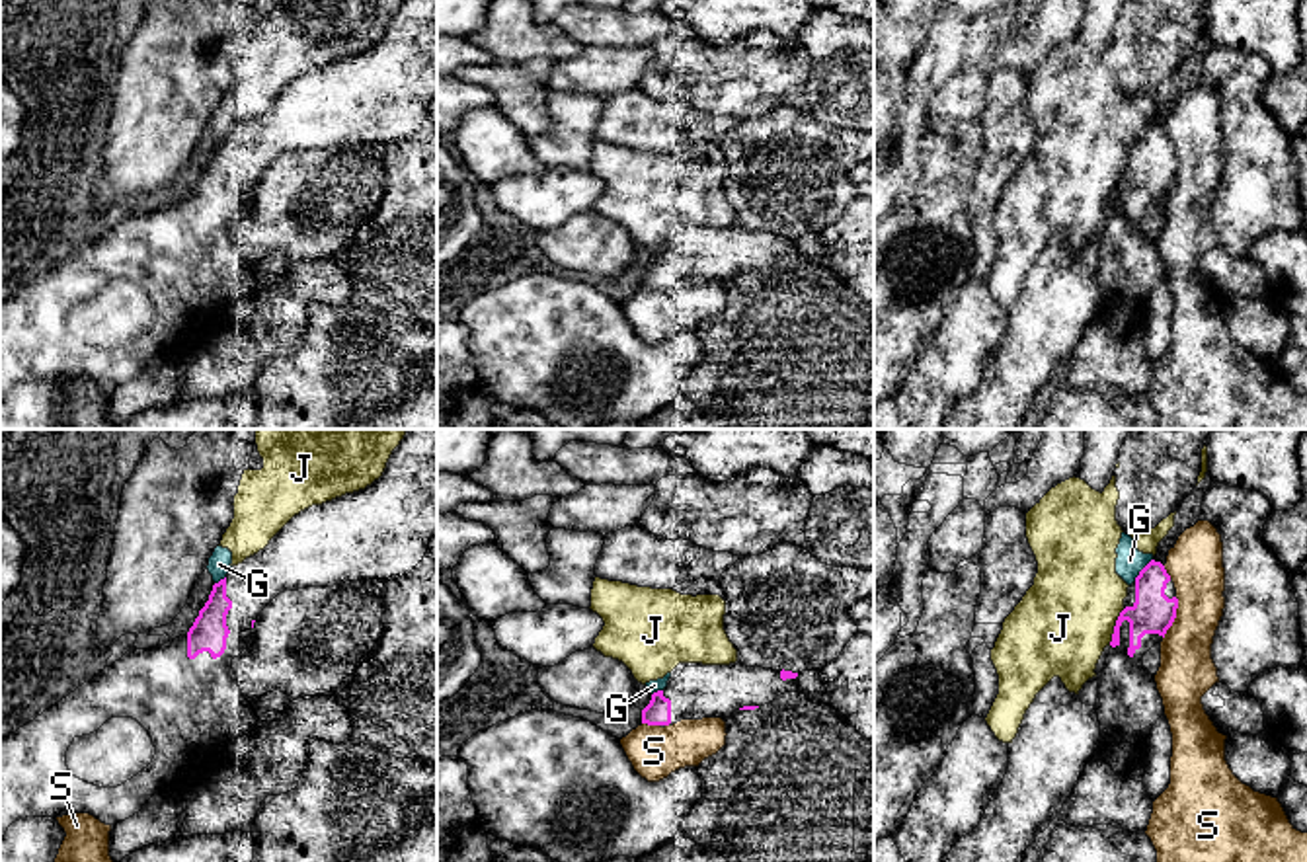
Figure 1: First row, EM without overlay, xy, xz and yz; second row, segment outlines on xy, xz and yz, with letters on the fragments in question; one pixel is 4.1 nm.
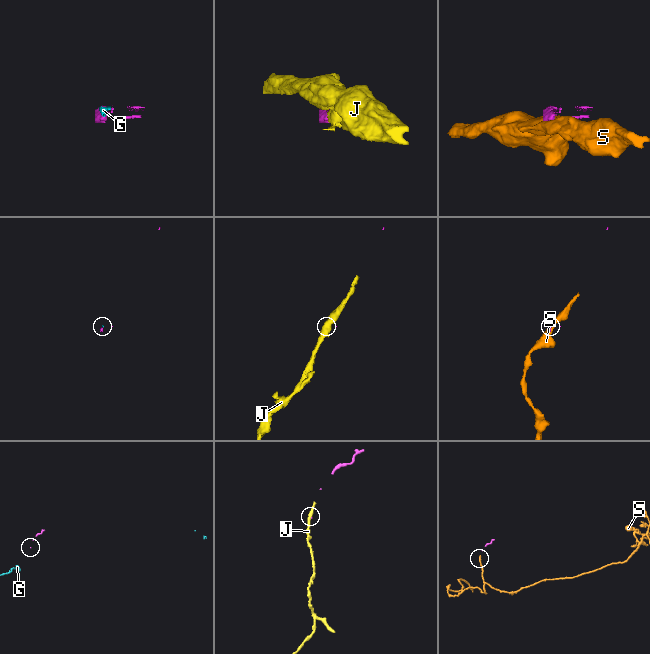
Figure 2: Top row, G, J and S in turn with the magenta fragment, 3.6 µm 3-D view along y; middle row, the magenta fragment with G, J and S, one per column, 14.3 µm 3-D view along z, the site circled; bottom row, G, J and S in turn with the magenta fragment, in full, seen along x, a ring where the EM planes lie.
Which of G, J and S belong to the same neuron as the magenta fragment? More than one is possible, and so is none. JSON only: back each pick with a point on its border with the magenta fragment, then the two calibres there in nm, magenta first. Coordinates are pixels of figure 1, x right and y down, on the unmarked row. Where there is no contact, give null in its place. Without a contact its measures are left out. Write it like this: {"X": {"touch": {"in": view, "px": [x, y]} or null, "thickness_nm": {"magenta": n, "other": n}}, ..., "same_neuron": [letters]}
{"same_neuron": []}

